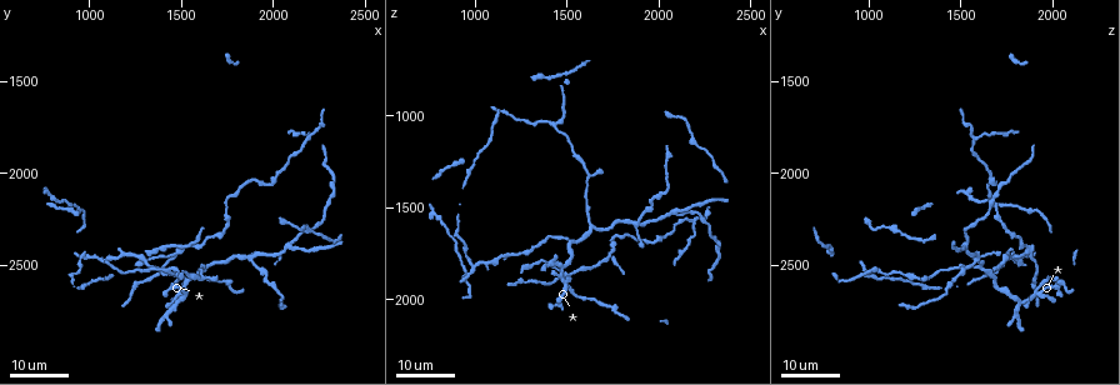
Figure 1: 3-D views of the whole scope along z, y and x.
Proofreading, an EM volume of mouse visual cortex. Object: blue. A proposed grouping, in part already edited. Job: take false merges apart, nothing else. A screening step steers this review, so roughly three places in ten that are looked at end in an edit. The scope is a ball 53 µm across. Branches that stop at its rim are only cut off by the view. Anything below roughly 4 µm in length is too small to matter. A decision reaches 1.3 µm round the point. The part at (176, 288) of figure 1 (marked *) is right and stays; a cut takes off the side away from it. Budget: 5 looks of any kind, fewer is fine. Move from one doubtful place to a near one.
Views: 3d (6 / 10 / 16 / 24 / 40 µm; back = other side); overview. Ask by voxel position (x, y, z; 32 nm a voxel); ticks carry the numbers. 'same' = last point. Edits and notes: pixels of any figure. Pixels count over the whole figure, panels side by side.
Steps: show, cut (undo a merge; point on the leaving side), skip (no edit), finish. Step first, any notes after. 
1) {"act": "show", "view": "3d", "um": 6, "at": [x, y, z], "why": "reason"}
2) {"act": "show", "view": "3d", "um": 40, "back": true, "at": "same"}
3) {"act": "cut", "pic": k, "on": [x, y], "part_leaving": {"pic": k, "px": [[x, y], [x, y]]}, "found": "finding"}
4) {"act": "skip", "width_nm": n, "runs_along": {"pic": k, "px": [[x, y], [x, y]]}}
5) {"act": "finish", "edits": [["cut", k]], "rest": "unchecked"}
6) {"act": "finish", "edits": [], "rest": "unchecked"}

{"act": "show", "view": "3d", "um": 16, "at": [1480, 2640, 1920], "why": "looks like a crossing"}

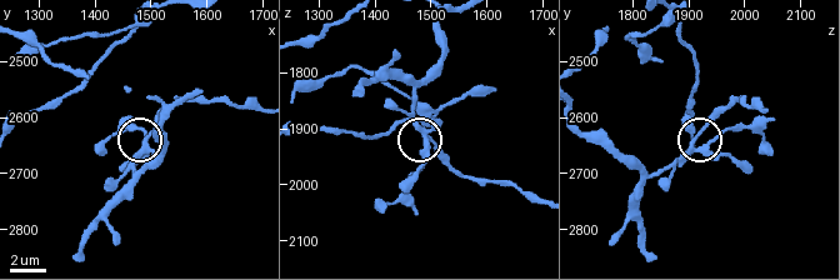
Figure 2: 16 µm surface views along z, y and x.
{"act": "show", "view": "3d", "um": 6, "at": [1490, 2640, 1915]}

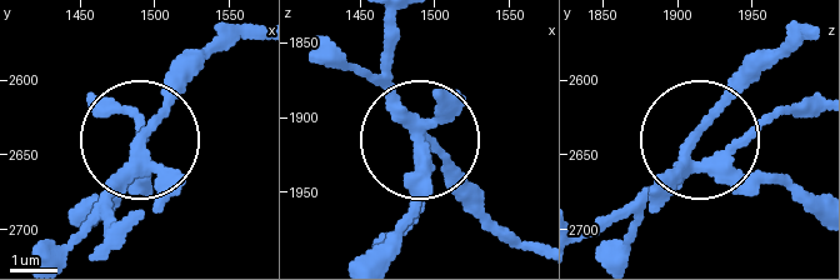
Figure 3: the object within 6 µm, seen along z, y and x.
{"act": "skip", "arms": 4, "found": "one neuron here"}

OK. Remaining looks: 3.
{"act": "show", "view": "3d", "um": 16, "at": [1520, 2580, 1700], "why": "three-way junction"}

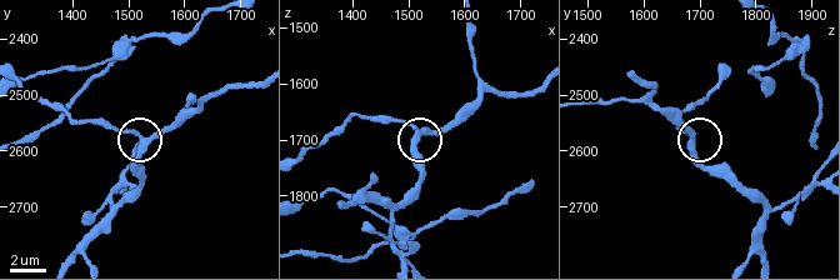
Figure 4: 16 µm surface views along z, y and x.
{"act": "show", "view": "3d", "um": 6, "at": [1530, 2580, 1685]}

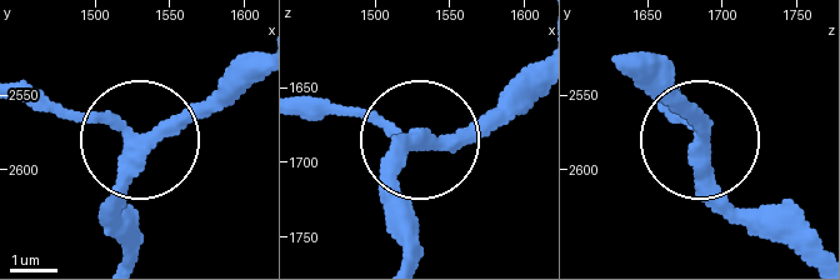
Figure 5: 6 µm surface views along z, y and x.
{"act": "show", "view": "3d", "um": 6, "back": true, "at": [1528, 2578, 1686]}

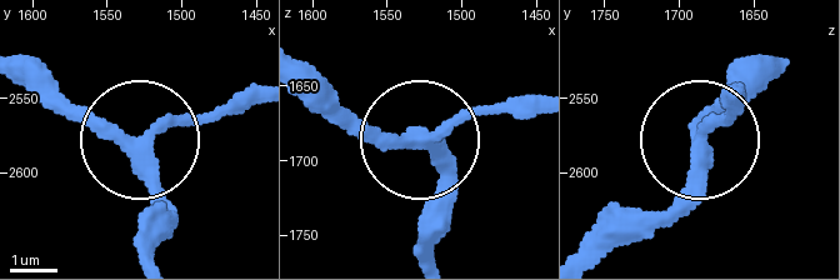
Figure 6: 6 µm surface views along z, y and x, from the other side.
{"act": "skip", "runs_along": {"pic": 6, "px": [[583, 256], [631, 238], [679, 193], [726, 78]]}, "found": "one neuron here"}

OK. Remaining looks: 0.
{"act": "finish", "edits": [], "rest": "unchecked"}

